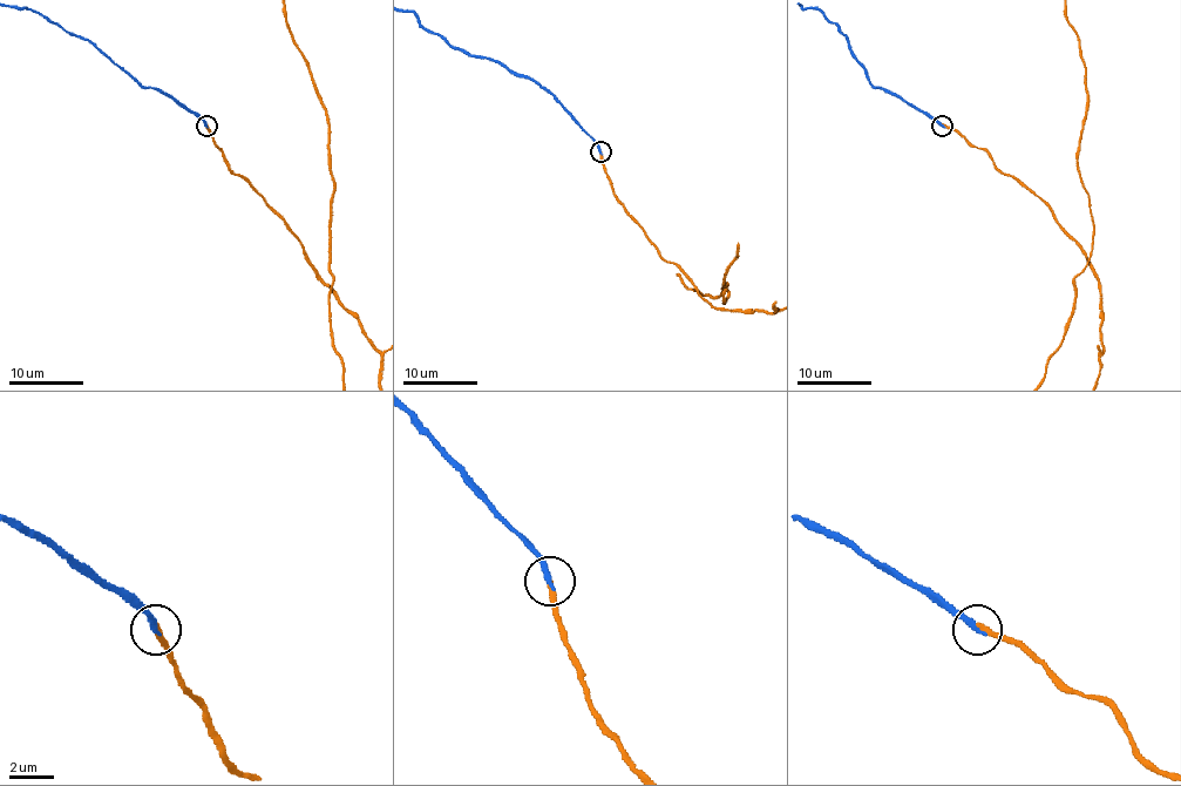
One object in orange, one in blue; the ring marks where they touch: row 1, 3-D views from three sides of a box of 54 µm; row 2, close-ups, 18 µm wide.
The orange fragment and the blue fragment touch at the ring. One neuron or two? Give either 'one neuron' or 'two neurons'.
one neuron

